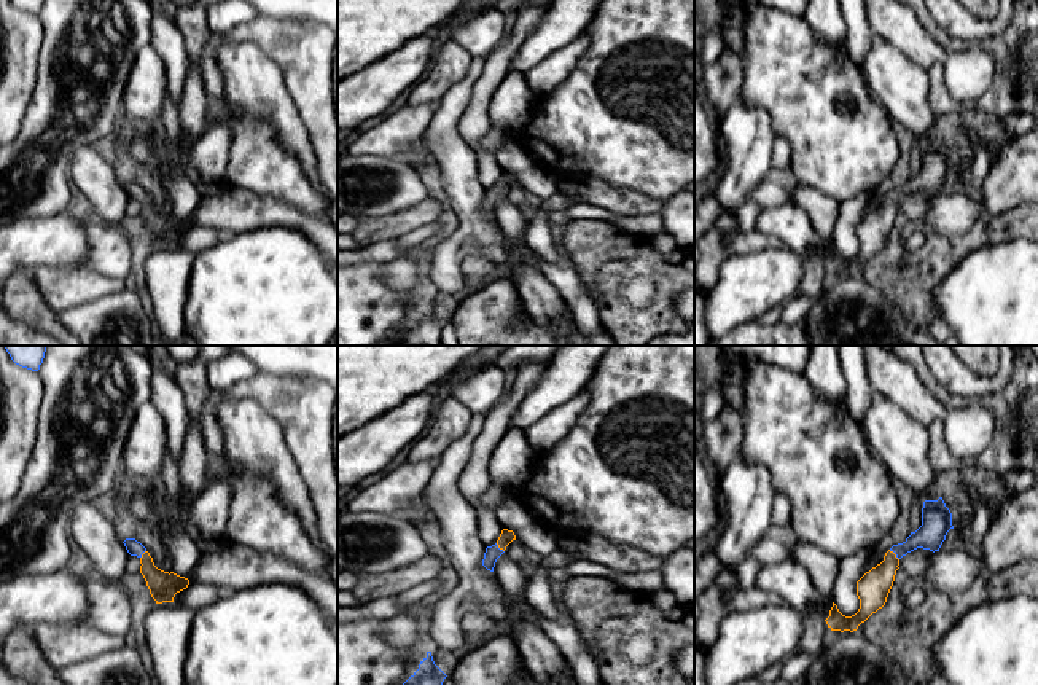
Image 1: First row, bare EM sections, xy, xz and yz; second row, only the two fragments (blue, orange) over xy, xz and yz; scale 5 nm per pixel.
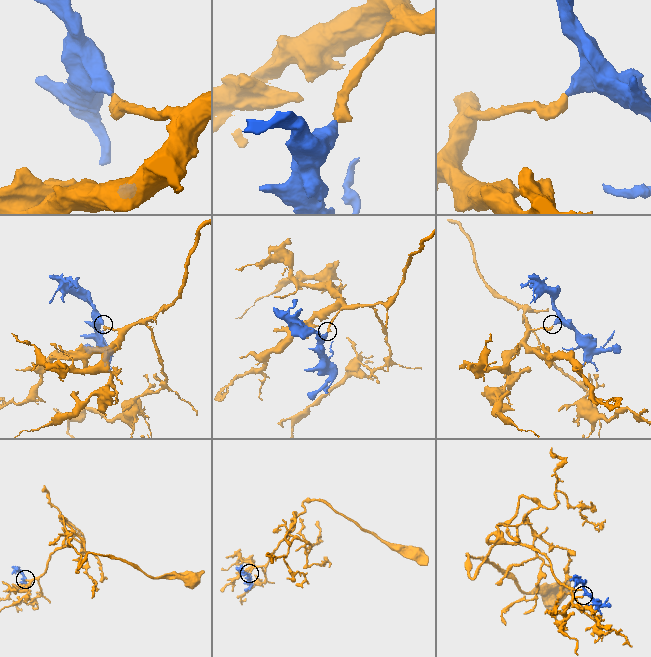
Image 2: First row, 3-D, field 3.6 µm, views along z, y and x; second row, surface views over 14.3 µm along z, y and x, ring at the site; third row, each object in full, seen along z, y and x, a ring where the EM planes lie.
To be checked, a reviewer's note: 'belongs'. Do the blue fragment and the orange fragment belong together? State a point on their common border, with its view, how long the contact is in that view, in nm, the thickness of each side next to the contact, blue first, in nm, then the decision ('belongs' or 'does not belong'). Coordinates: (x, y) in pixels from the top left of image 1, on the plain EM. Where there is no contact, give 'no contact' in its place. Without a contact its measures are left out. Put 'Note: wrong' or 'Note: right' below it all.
meets blue in yz at (895, 196); contact 80 nm long; 140 nm thick on the blue side, 170 nm on the other; belongs
Note: right

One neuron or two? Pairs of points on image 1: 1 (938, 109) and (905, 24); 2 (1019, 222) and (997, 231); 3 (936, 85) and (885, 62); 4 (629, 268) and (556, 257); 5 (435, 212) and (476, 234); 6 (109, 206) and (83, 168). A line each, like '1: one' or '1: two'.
1: two
2: one
3: two
4: two
5: two
6: one

